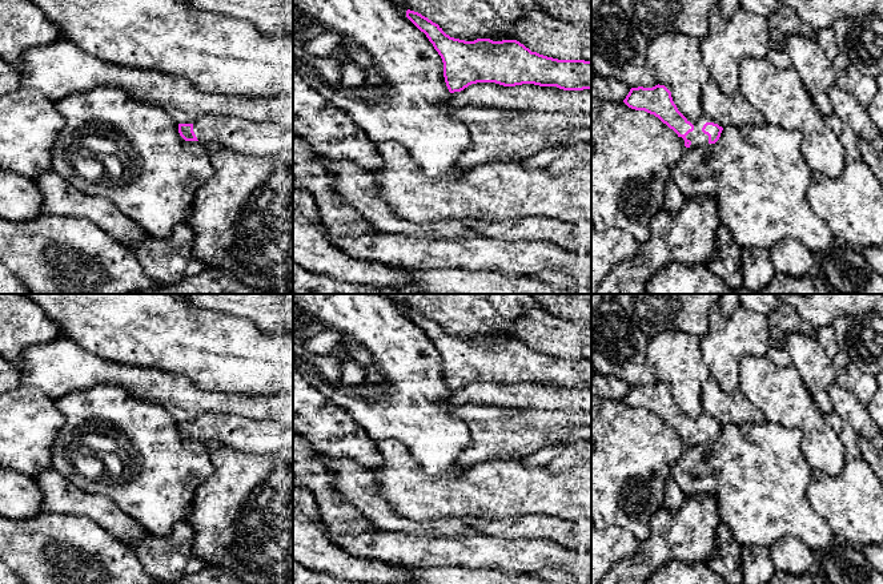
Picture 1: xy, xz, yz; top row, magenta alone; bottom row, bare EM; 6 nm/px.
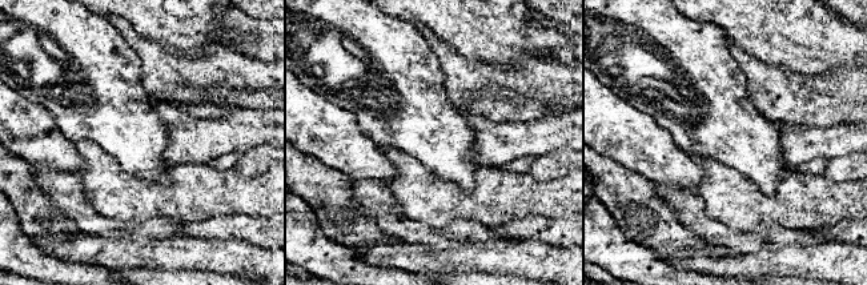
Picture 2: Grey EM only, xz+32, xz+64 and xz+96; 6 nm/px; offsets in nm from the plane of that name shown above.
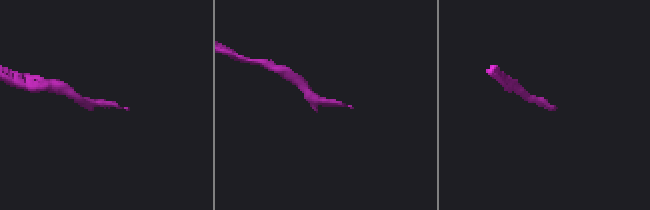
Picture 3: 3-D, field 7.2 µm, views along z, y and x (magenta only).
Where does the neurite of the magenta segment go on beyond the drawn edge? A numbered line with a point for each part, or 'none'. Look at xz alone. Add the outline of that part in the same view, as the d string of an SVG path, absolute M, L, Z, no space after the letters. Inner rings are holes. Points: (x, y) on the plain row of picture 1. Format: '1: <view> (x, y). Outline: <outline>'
none

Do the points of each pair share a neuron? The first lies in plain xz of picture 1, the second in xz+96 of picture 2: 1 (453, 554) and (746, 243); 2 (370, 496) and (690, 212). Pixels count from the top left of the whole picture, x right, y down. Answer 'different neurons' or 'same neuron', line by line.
1: different neurons
2: same neuron

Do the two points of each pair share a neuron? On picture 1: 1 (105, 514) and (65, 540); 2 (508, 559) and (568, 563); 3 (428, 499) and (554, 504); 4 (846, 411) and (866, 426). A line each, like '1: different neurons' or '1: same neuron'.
1: different neurons
2: same neuron
3: same neuron
4: same neuron

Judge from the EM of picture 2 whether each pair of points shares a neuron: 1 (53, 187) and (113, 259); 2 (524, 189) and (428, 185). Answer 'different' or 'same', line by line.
1: different
2: same

